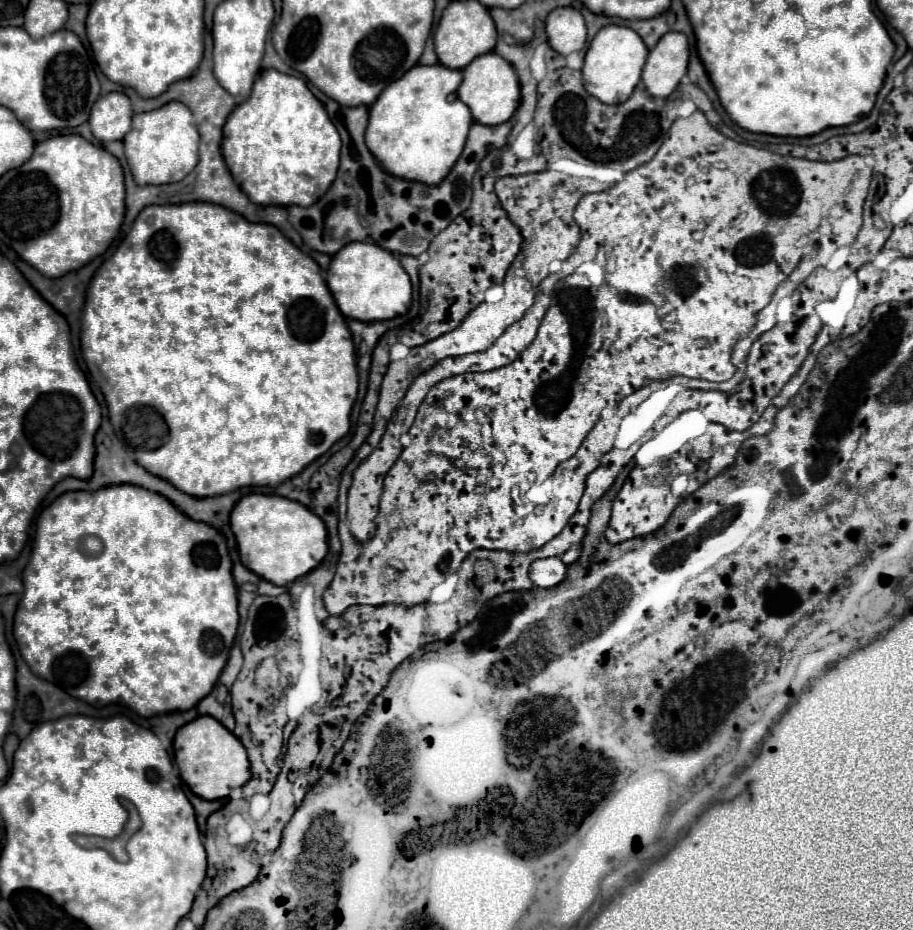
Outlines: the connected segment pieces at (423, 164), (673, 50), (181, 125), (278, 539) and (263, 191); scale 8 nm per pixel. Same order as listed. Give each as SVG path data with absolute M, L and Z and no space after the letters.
M414 65L404 77L390 83L370 107L366 145L390 175L438 185L460 157L468 129L472 125L470 109L452 99L462 83L462 73L442 65Z
M670 31L650 51L642 71L642 81L650 95L668 97L688 71L688 39L684 33Z
M172 101L160 109L134 115L132 131L124 137L124 153L138 185L164 185L182 181L196 167L198 143L200 137L190 109Z
M250 493L242 497L230 517L242 563L274 585L288 585L320 565L328 553L326 525L308 507L280 495Z
M264 69L254 81L250 97L240 103L228 117L224 125L222 155L242 191L256 205L302 205L308 207L316 203L332 185L340 165L340 135L334 129L326 109L306 87L304 79L280 73L276 69Z

